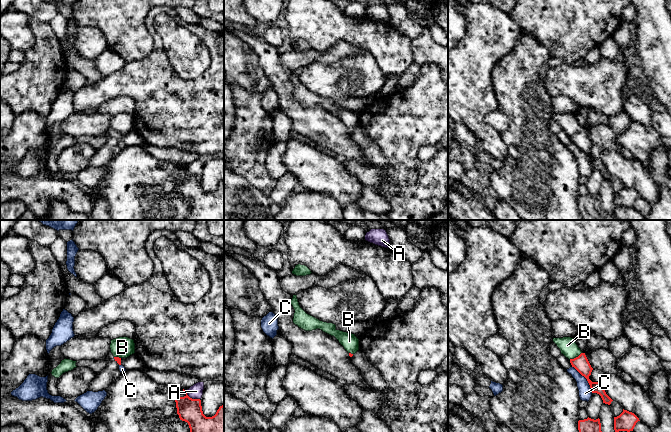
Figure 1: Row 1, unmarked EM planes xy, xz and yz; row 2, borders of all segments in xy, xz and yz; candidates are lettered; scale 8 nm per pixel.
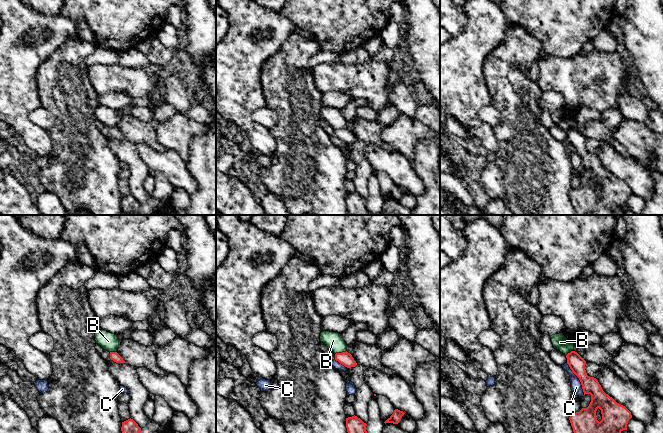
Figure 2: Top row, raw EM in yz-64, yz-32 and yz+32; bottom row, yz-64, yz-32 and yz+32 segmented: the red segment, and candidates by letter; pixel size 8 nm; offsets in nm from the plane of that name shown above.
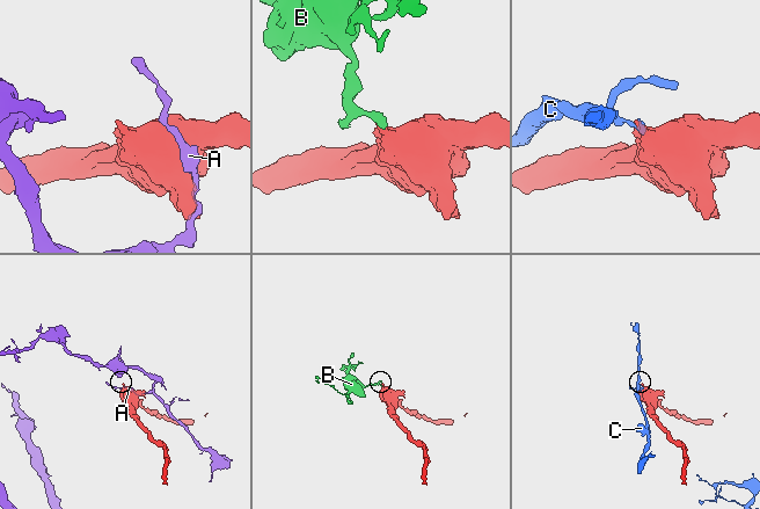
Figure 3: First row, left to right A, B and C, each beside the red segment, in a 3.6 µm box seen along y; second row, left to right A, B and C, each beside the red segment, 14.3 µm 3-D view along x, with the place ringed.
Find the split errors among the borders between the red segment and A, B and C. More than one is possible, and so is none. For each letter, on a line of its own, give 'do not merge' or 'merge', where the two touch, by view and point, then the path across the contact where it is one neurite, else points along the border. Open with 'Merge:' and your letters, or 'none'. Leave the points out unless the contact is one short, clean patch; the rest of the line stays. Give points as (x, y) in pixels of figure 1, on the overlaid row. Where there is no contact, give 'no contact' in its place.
Merge: none
A: do not merge; meets red in xy at (191, 398)
B: do not merge; meets red in yz at (576, 357); border along yz (582, 352), (569, 359)
C: do not merge; meets red in yz at (586, 378); border along yz (572, 366), (586, 379), (592, 392)

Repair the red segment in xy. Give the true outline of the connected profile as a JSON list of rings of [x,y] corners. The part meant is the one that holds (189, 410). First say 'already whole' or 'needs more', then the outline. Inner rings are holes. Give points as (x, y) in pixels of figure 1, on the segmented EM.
already whole; [[[187,390],[184,397],[177,397],[175,399],[177,414],[180,420],[188,423],[190,432],[224,432],[224,405],[220,406],[216,414],[212,417],[206,417],[203,414],[201,400],[192,399],[187,395]]]

